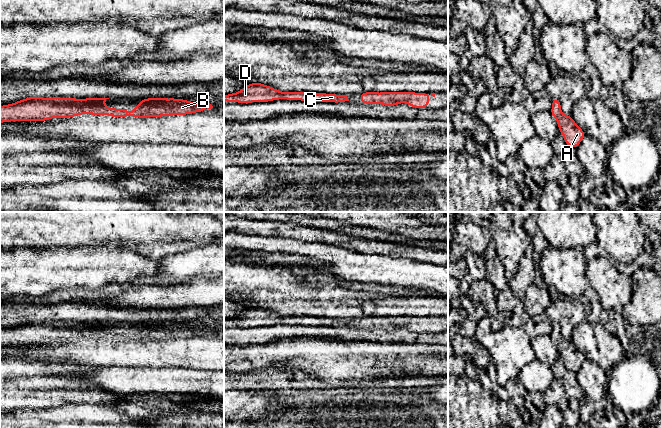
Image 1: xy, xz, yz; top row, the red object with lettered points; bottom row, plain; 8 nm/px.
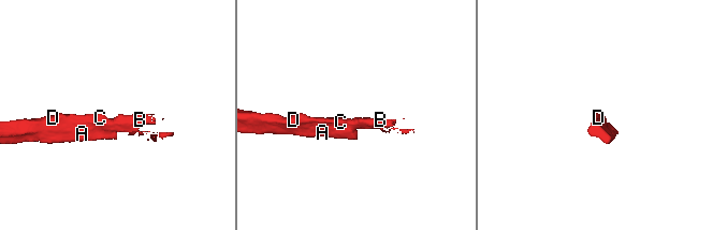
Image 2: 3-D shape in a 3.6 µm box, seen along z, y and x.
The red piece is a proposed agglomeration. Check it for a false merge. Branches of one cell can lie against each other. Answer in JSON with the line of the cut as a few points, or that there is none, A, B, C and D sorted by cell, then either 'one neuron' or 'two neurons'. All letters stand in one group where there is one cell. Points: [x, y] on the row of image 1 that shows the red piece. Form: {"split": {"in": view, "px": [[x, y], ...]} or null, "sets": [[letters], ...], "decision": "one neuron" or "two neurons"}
{"split": null, "sets": [["A", "B", "C", "D"]], "decision": "one neuron"}

